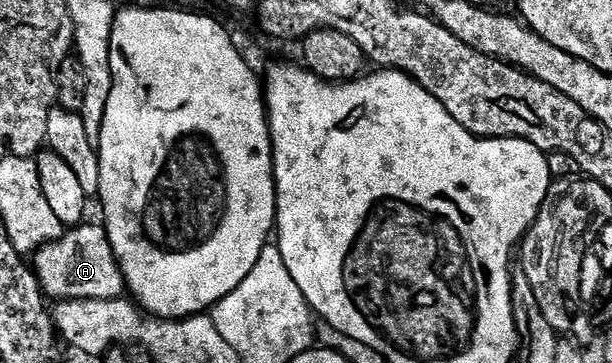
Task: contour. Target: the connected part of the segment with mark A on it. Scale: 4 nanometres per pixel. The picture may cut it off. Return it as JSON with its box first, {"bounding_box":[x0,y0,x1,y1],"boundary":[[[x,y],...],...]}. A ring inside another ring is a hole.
{"bounding_box":[32,222,124,301],"boundary":[[[83,222],[69,230],[63,231],[59,240],[51,240],[49,244],[39,248],[32,256],[32,271],[38,280],[38,287],[51,301],[63,300],[109,300],[117,301],[124,292],[122,272],[118,269],[118,260],[110,246],[110,239],[106,236],[106,229],[101,223],[89,224]]]}

